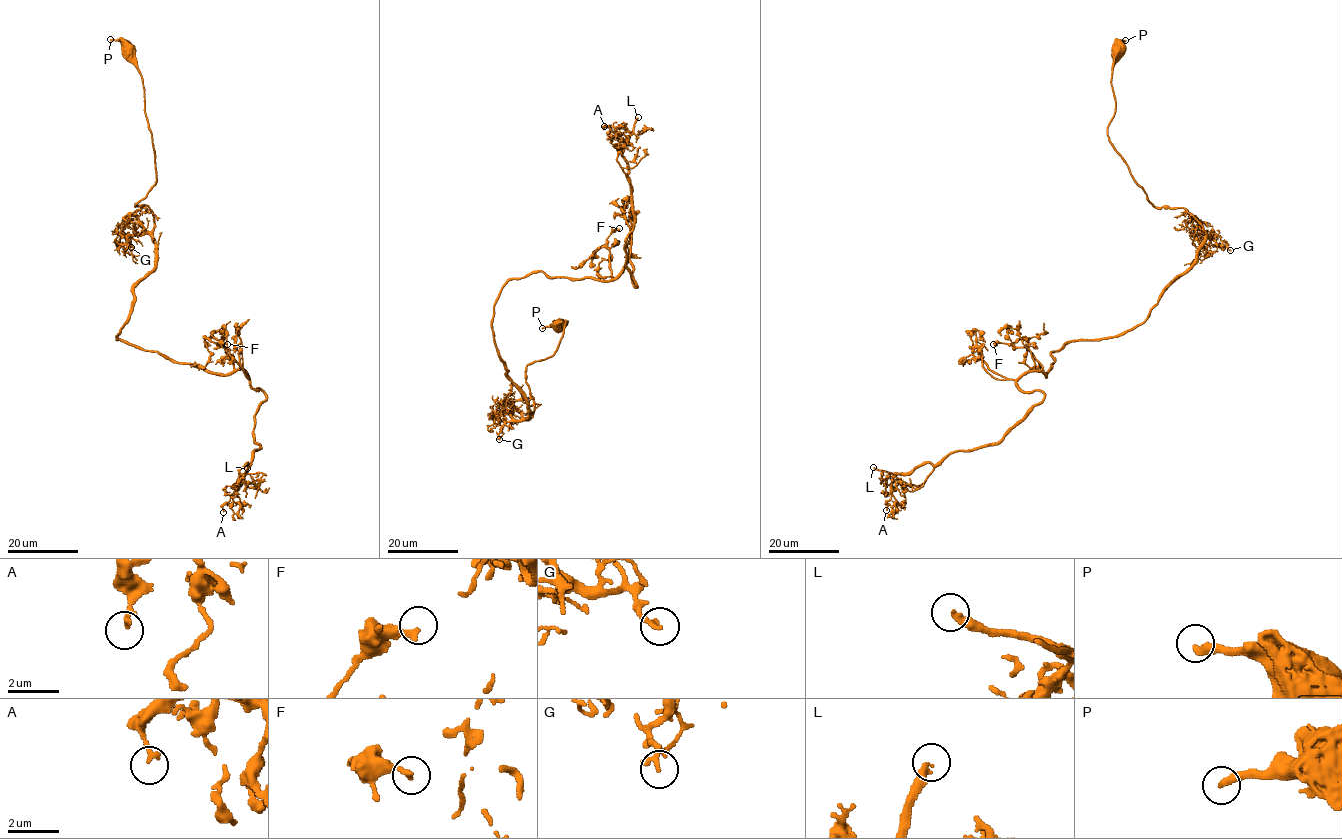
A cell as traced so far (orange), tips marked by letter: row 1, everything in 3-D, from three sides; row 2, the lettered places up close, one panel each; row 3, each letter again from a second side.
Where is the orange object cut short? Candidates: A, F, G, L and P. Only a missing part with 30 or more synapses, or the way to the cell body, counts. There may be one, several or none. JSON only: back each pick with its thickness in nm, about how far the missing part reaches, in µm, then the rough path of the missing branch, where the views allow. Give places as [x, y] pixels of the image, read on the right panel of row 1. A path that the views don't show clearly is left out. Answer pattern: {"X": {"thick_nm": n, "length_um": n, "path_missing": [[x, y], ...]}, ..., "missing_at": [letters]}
{"L": {"thick_nm": 320, "length_um": 20, "path_missing": [[873, 467], [868, 473], [878, 484], [880, 515]]}, "missing_at": ["L"]}

